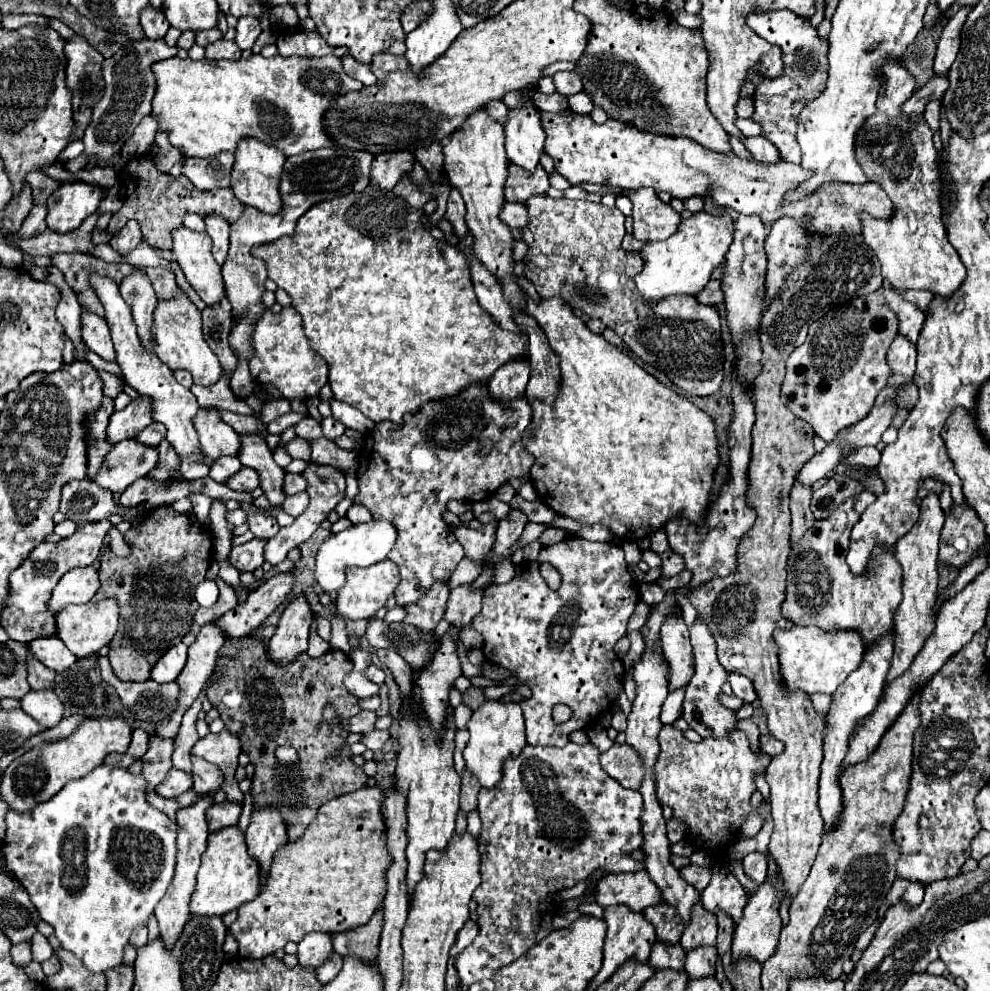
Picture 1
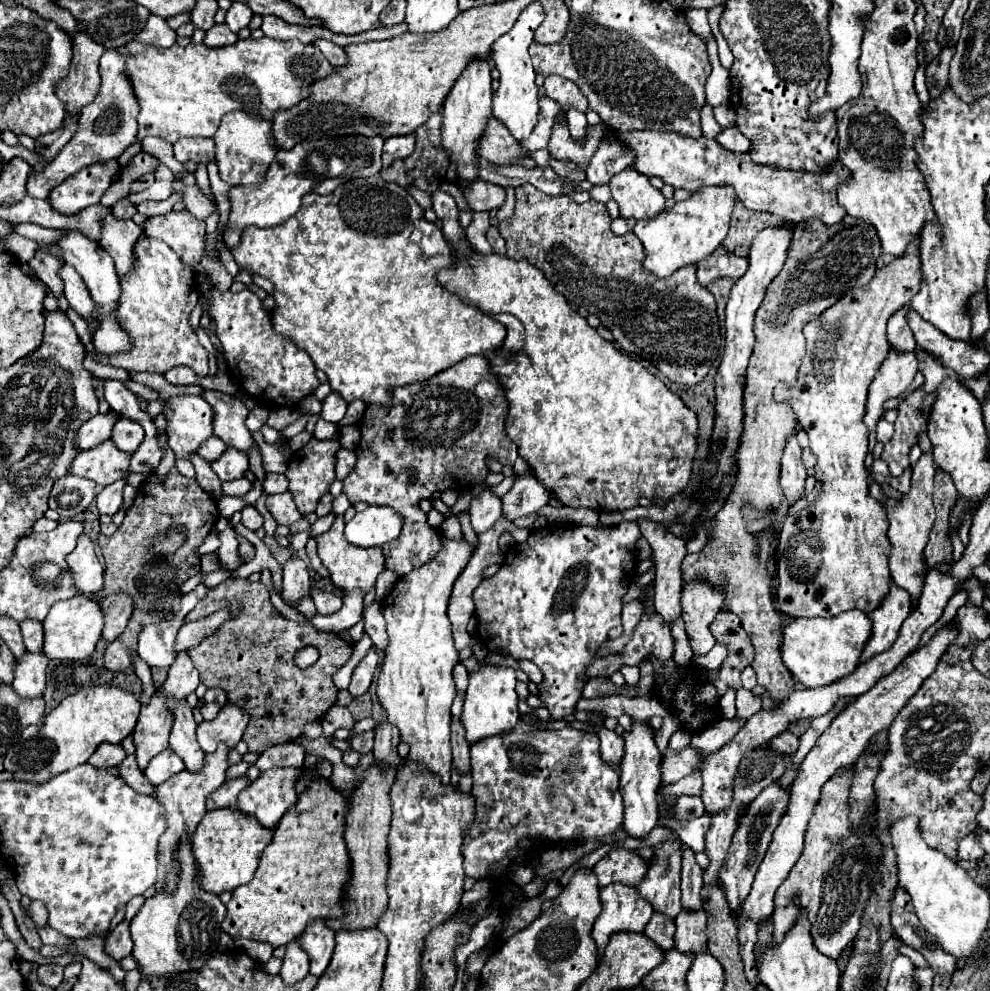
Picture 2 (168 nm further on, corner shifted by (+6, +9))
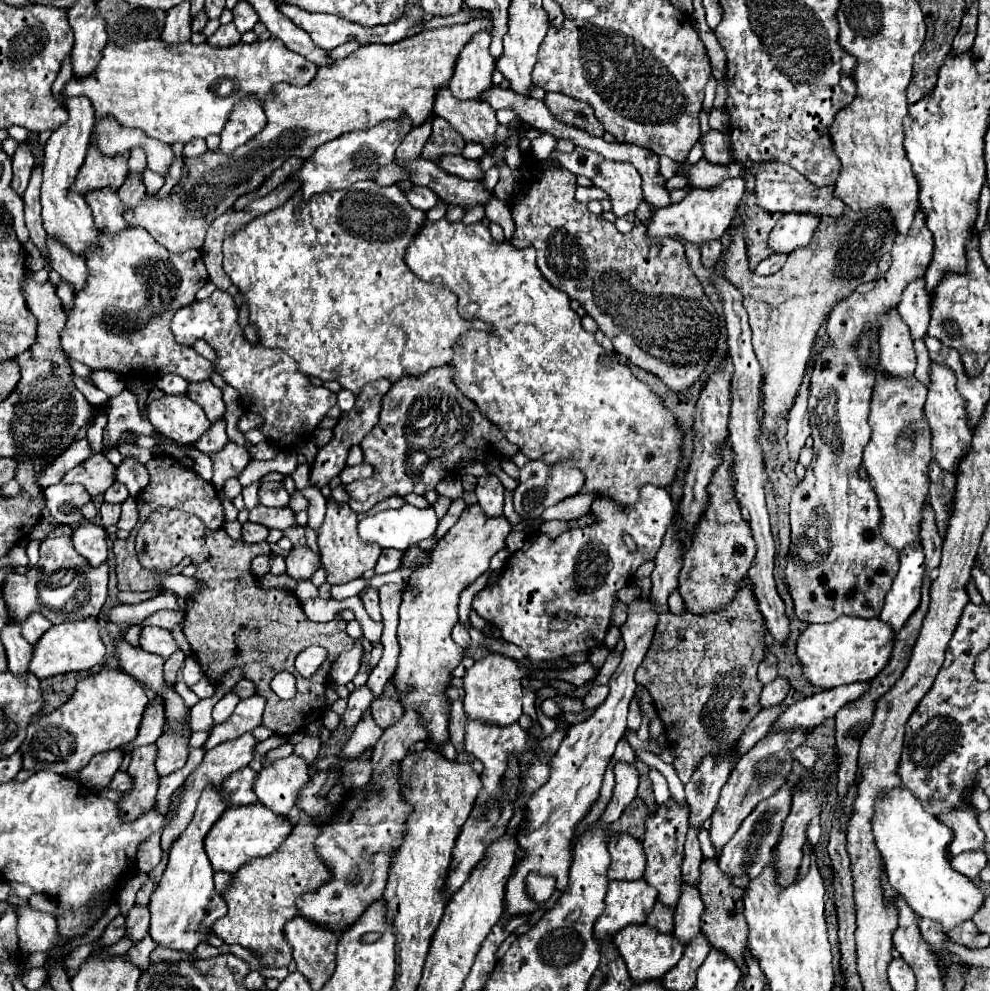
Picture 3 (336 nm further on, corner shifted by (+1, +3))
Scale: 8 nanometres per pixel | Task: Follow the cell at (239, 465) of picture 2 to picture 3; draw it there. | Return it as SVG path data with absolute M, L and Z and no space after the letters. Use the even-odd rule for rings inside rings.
M229 441L229 447L225 447L225 451L217 451L217 455L211 455L211 461L213 461L213 485L215 489L221 489L227 479L239 477L239 473L249 463L249 453L245 447Z

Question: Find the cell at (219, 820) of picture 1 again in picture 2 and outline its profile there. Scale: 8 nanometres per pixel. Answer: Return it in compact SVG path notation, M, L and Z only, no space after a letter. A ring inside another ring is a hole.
M238 777L238 779L232 779L228 783L224 783L220 789L216 789L216 793L210 793L208 799L206 799L206 809L208 811L214 811L214 809L222 809L222 807L228 807L228 809L236 809L238 807L238 795L240 791L250 785L250 781L246 777Z

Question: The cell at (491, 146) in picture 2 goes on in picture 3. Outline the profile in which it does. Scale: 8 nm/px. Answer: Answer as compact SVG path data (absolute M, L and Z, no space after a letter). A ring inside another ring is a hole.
M439 87L433 103L433 113L447 119L463 135L465 141L479 141L485 149L493 147L497 119L489 103L461 103L461 99L453 99L449 87Z

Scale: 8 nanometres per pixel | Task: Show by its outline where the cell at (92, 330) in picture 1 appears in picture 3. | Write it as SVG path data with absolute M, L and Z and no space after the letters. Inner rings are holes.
M49 239L49 263L51 263L51 269L55 269L63 281L73 283L77 291L85 287L85 279L89 271L81 255L73 255L71 251L65 251L61 243L53 243L53 239Z

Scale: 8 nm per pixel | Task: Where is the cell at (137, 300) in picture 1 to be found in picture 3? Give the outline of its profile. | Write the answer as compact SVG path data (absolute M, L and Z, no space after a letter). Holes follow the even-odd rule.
M93 191L93 195L85 195L89 209L93 211L93 219L97 229L103 233L119 233L127 227L123 219L125 205L121 203L115 191Z

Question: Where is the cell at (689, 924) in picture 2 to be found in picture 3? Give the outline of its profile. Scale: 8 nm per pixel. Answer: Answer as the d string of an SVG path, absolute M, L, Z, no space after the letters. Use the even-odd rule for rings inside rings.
M681 883L681 899L675 907L675 929L673 933L683 939L691 941L695 935L701 933L701 913L703 913L703 901L699 897L699 891L695 887L689 887L687 883Z

